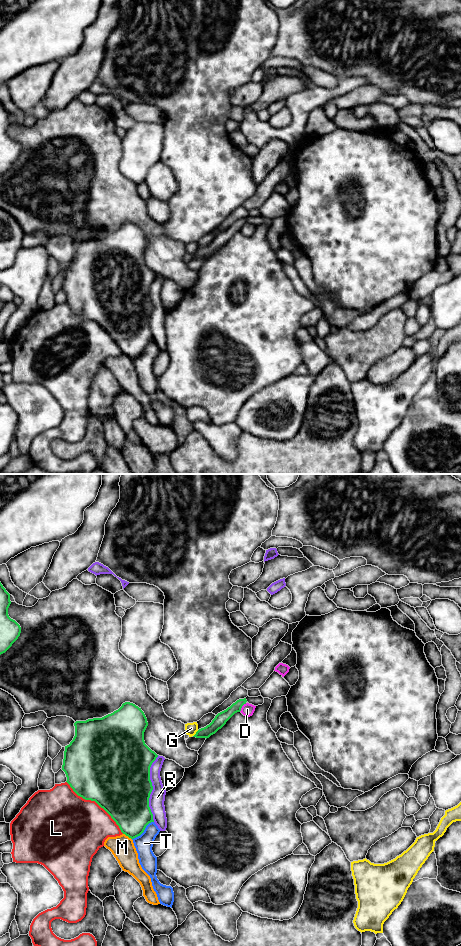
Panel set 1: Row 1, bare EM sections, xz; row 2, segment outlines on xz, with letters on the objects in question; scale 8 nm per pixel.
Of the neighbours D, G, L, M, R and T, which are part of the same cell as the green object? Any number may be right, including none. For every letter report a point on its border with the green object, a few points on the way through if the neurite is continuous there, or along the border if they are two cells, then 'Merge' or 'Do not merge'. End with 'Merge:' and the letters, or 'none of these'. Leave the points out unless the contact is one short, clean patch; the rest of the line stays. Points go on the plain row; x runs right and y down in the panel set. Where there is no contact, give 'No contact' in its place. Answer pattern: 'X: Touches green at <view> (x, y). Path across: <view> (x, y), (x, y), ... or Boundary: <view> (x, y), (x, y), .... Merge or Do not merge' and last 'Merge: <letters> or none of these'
D: Touches green at xz (241, 227). Boundary: xz (246, 223), (239, 231). Do not merge
G: Touches green at xz (196, 253). Do not merge
L: Touches green at xz (96, 322). Do not merge
M: Touches green at xz (127, 355). Do not merge
R: Touches green at xz (152, 308). Do not merge
T: Touches green at xz (143, 351). Do not merge
Merge: none of these

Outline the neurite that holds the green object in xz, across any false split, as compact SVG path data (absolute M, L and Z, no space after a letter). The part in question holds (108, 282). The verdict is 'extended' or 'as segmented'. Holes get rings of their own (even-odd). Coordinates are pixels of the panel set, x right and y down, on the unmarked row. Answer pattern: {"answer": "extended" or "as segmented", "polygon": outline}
{"answer": "as segmented", "polygon": "M125 222L111 234L102 238L76 241L75 256L65 266L62 290L67 303L73 311L85 320L95 321L119 346L121 352L131 359L140 356L146 346L154 342L149 327L149 318L153 310L150 300L150 287L158 275L144 261L144 252L148 246L144 232L133 223Z"}

